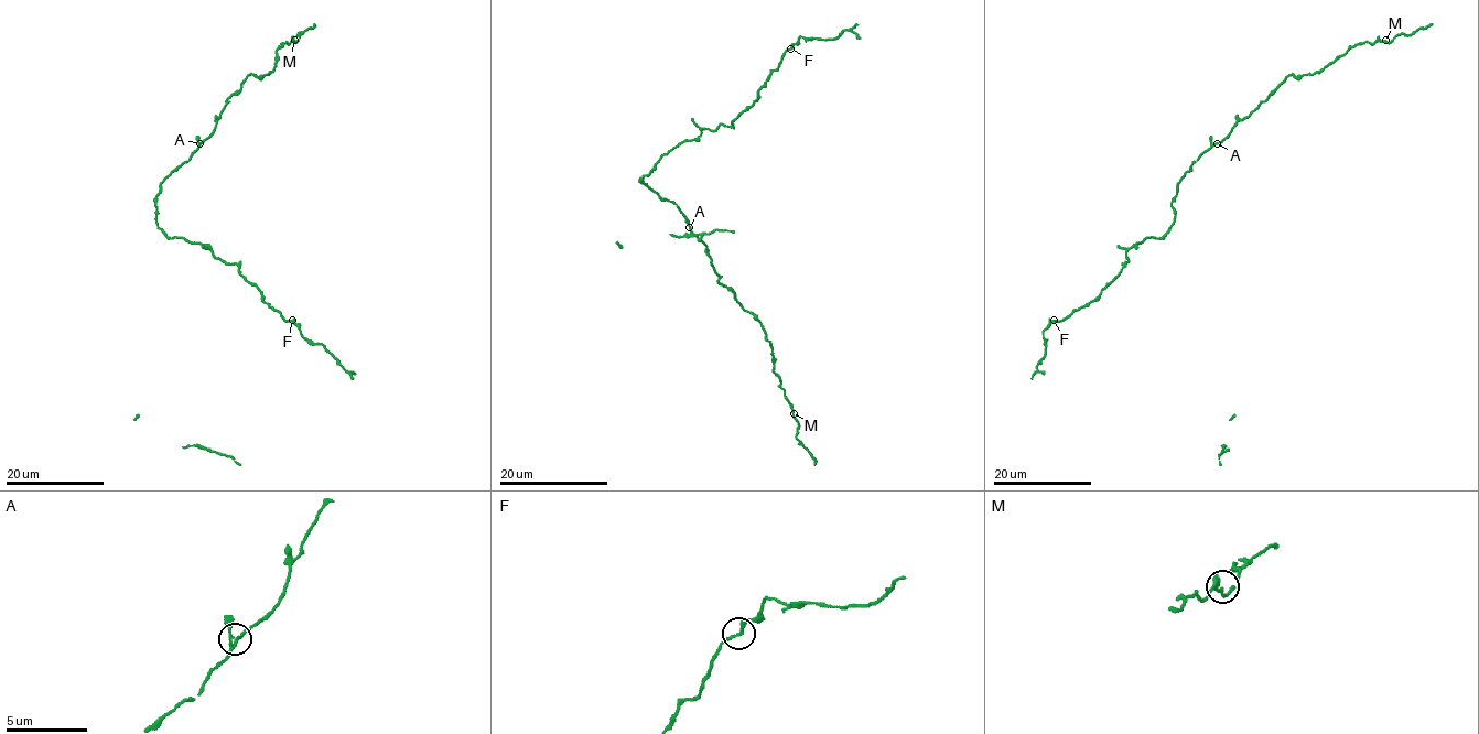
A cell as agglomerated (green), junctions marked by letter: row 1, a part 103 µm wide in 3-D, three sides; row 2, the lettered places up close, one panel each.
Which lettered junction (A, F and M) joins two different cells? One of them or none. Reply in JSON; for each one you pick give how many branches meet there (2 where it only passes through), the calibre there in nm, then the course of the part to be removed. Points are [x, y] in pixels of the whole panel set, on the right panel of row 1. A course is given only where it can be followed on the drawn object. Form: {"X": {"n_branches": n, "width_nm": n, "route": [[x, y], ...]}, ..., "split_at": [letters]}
{"split_at": []}

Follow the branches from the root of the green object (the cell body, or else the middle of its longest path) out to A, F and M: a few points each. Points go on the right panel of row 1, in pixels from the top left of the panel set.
A: (1175, 218), (1172, 201), (1177, 183), (1194, 162), (1217, 143)
F: (1175, 218), (1161, 238), (1146, 237), (1126, 250), (1127, 260), (1121, 272), (1098, 297), (1053, 321)
M: (1175, 218), (1172, 201), (1193, 163), (1219, 143), (1288, 76), (1313, 75), (1357, 44), (1385, 40)

